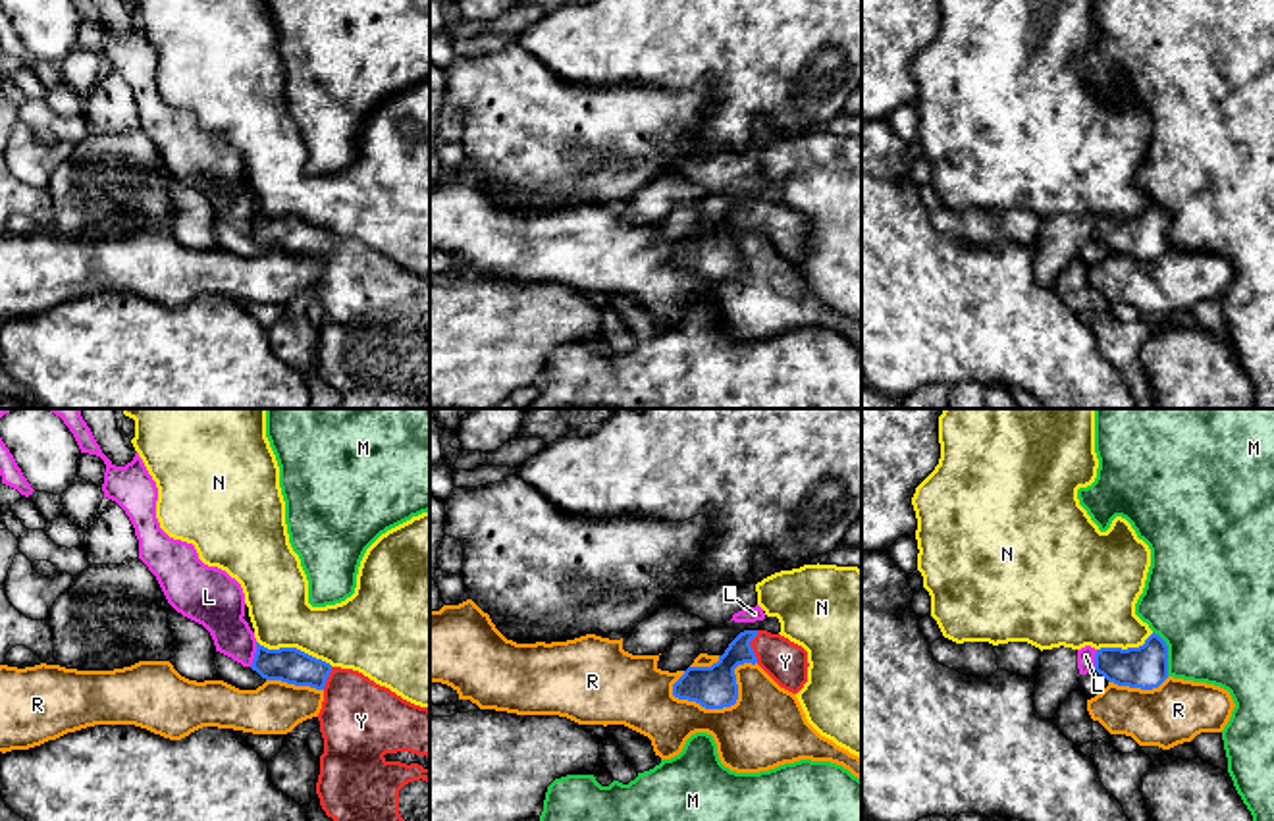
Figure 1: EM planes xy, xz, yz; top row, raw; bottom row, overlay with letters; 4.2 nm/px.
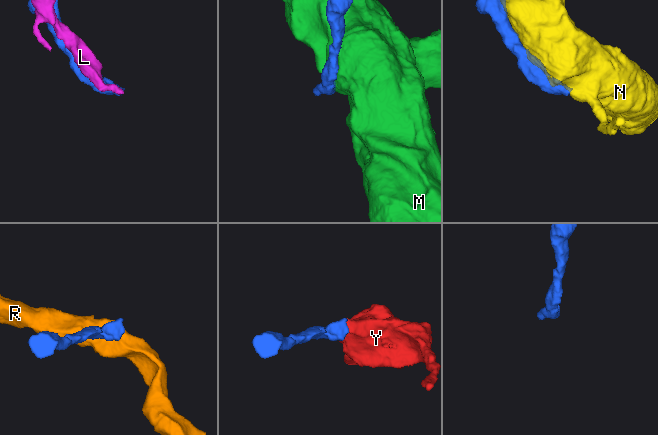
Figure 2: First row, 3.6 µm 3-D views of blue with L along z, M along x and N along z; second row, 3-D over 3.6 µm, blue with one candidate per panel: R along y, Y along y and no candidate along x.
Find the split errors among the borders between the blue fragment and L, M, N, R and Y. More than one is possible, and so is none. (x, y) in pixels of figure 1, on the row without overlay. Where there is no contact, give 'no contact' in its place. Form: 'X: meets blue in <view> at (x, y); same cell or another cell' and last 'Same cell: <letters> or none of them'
L: meets blue in xy at (255, 222); another cell
M: meets blue in yz at (1167, 222); another cell
N: meets blue in xy at (295, 216); another cell
R: meets blue in xz at (729, 274); another cell
Y: meets blue in xz at (750, 214); same cell
Same cell: Y

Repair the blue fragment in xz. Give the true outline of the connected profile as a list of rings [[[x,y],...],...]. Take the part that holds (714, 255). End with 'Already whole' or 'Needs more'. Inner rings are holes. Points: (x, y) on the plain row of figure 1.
[[[767,199],[740,200],[711,235],[688,235],[673,252],[673,264],[705,278],[730,276],[738,268],[734,237],[759,233],[781,256],[798,262],[808,251],[808,220],[781,202]]]. Needs more

